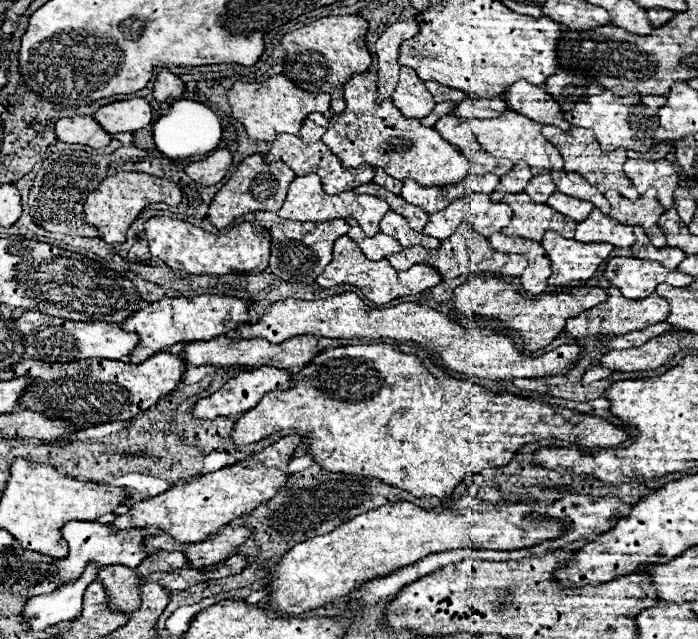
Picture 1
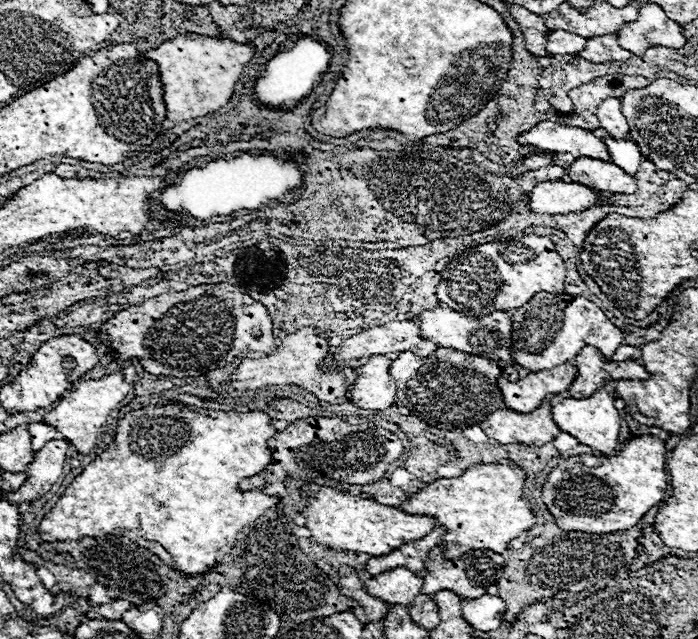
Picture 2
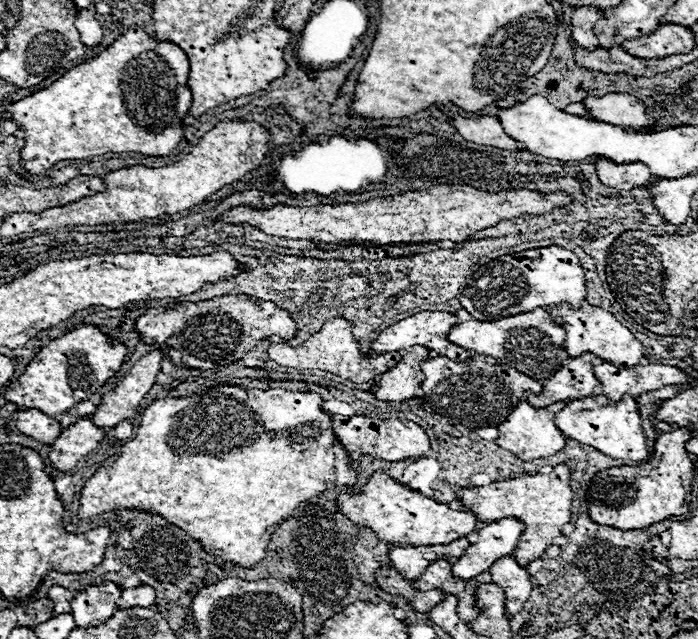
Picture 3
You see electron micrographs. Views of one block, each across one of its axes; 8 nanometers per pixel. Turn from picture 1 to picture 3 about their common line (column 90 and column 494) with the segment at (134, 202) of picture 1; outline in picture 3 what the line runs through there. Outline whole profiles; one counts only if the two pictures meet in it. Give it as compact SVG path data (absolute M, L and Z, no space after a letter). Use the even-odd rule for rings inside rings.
M436 184L422 192L394 194L386 198L374 198L356 204L318 204L318 206L288 206L274 204L268 208L234 206L218 220L228 224L250 224L270 236L284 236L290 240L310 240L336 244L340 240L368 242L368 244L422 244L422 242L468 242L472 234L490 228L502 220L518 216L548 214L556 206L568 206L574 202L572 194L550 192L540 194L526 188L506 188L500 192L476 190L468 184Z

